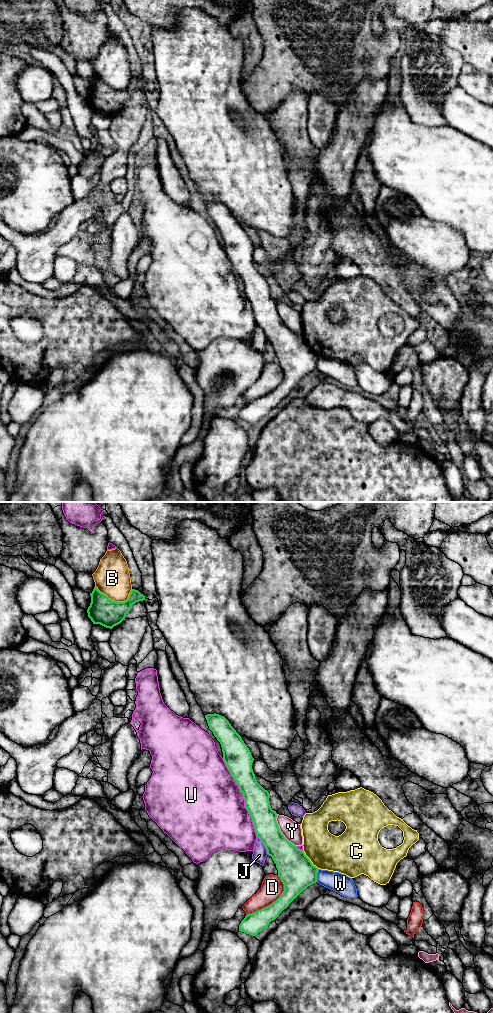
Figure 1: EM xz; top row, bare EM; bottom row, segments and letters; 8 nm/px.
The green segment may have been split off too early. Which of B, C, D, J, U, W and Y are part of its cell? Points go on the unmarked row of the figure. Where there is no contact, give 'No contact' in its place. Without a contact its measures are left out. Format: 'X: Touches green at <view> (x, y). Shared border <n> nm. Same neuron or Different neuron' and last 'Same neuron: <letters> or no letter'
B: Touches green at xz (114, 89). Shared border 300 nm. Different neuron
C: Touches green at xz (309, 348). Shared border 200 nm. Different neuron
D: Touches green at xz (273, 390). Shared border 420 nm. Different neuron
J: Touches green at xz (264, 333). Shared border 180 nm. Different neuron
U: Touches green at xz (243, 285). Shared border 700 nm. Different neuron
W: Touches green at xz (316, 363). Shared border 110 nm. Different neuron
Y: Touches green at xz (280, 319). Shared border 300 nm. Different neuron
Same neuron: no letter

